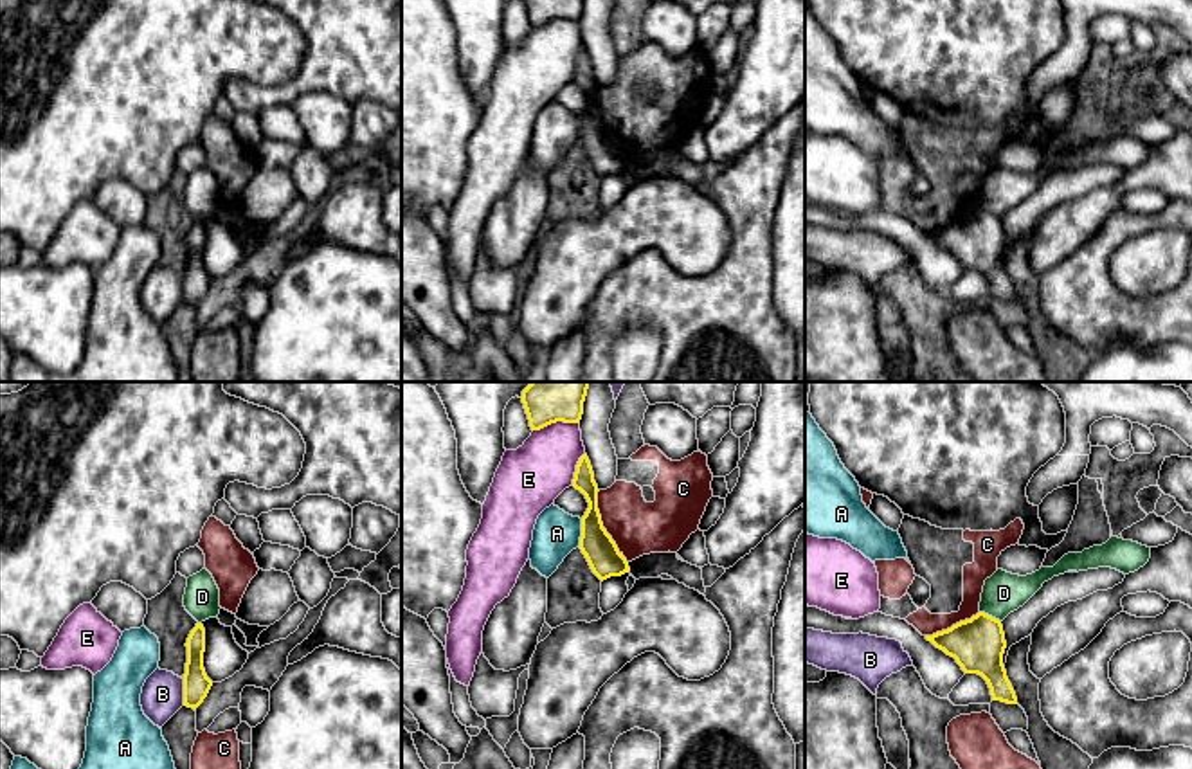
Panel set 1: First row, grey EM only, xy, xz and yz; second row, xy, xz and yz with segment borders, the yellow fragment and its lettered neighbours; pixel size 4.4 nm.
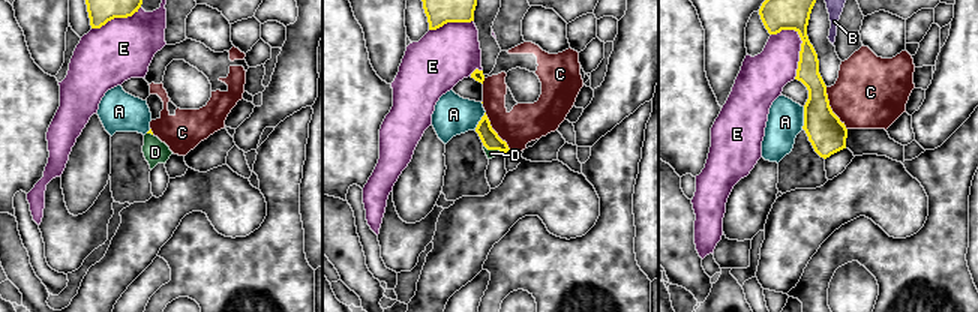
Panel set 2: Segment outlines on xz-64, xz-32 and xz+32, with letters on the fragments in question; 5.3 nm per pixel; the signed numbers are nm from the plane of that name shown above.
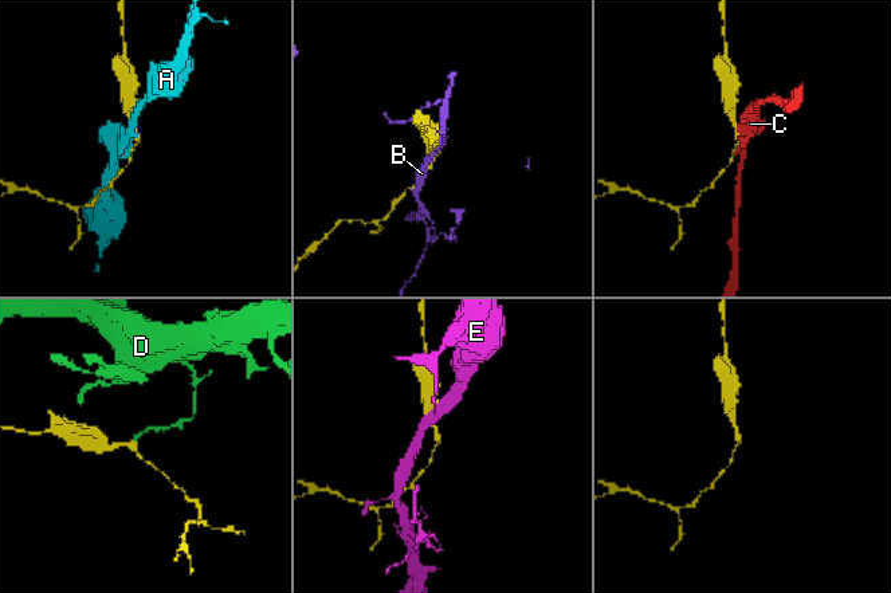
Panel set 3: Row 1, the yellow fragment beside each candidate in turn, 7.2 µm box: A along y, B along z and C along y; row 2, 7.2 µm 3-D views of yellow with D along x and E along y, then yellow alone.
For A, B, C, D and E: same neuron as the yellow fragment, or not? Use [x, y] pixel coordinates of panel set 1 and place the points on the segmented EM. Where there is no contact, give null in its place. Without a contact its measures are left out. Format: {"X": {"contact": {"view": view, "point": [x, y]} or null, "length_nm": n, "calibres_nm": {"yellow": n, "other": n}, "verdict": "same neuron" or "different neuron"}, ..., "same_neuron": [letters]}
{"A": {"contact": {"view": "xz", "point": [582, 533]}, "length_nm": 130, "calibres_nm": {"yellow": 150, "other": 200}, "verdict": "different neuron"}, "B": {"contact": {"view": "xy", "point": [184, 692]}, "length_nm": 120, "calibres_nm": {"yellow": 120, "other": 190}, "verdict": "different neuron"}, "C": {"contact": {"view": "xz", "point": [602, 526]}, "length_nm": 360, "calibres_nm": {"yellow": 150, "other": 240}, "verdict": "different neuron"}, "D": {"contact": {"view": "yz", "point": [991, 616]}, "length_nm": 110, "calibres_nm": {"yellow": 240, "other": 190}, "verdict": "different neuron"}, "E": {"contact": {"view": "xz", "point": [555, 422]}, "length_nm": 220, "calibres_nm": {"yellow": 260, "other": 280}, "verdict": "different neuron"}, "same_neuron": []}

